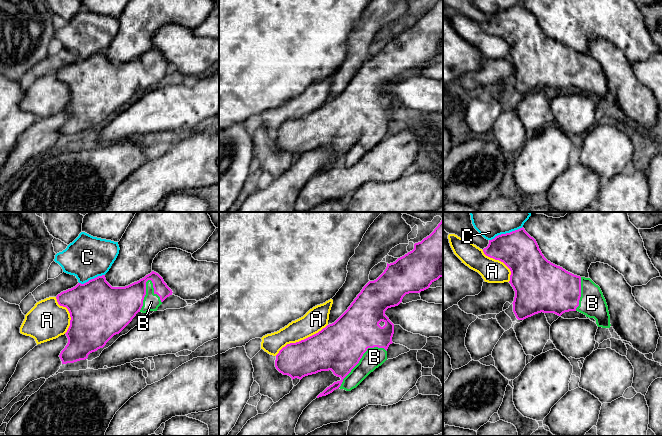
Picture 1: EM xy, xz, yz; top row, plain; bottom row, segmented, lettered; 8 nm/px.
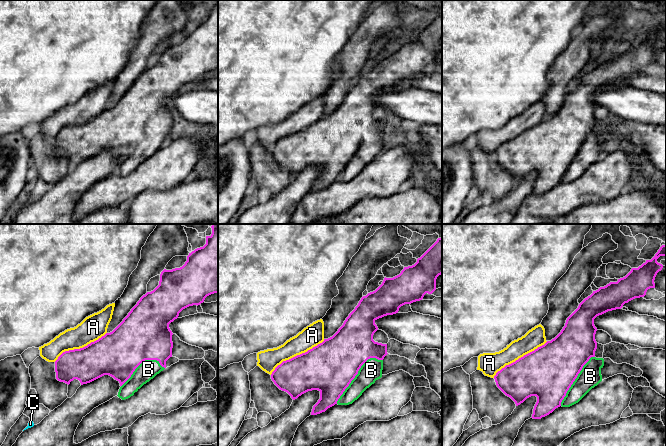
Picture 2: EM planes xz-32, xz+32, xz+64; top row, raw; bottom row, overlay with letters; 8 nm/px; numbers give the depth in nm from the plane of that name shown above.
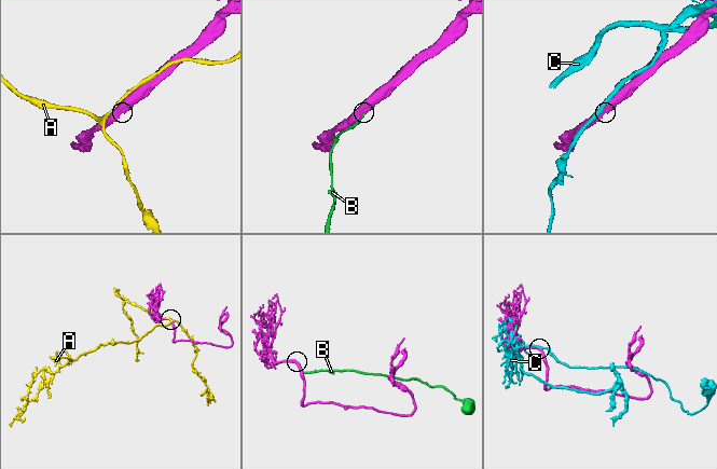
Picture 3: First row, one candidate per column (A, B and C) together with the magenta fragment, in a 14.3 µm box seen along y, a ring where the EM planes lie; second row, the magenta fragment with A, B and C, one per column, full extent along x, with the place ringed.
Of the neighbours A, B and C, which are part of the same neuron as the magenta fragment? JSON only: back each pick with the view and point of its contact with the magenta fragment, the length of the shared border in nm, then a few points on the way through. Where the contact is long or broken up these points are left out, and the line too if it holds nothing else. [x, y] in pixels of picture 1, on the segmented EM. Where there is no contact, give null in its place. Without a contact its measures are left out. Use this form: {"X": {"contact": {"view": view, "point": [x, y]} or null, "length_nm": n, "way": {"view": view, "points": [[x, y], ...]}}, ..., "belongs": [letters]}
{"B": {"contact": {"view": "xy", "point": [145, 294]}, "length_nm": 280}, "belongs": ["B"]}

